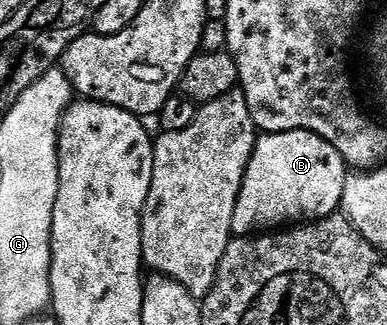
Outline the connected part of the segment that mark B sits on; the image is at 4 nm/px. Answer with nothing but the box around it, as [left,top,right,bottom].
[232,129,349,235]

